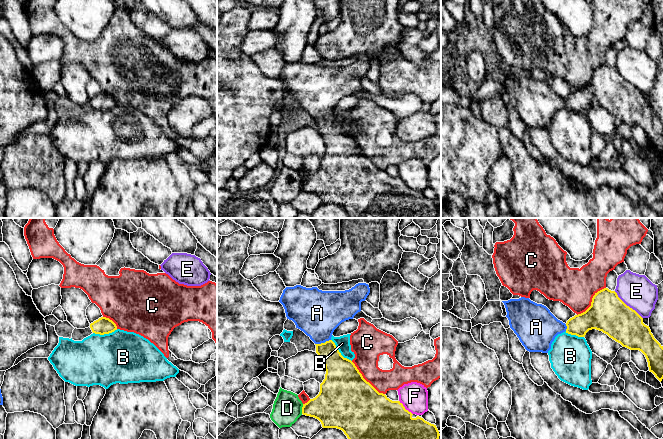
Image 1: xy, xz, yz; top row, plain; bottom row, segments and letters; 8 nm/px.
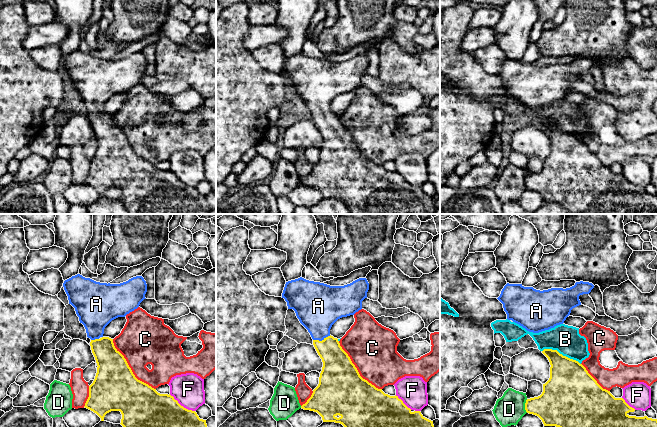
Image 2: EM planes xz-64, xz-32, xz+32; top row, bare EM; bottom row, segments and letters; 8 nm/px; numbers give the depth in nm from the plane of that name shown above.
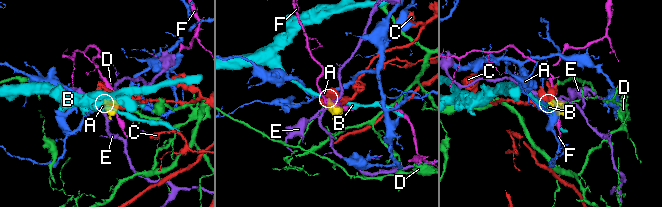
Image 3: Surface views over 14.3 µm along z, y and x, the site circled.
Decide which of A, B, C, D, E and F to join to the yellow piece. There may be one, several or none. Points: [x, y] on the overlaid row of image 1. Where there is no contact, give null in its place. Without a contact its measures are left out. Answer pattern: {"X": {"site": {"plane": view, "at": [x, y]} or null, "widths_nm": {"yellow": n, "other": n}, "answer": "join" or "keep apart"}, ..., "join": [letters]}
{"A": {"site": {"plane": "xz", "at": [319, 344]}, "widths_nm": {"yellow": 200, "other": 380}, "answer": "join"}, "B": {"site": {"plane": "xz", "at": [339, 352]}, "widths_nm": {"yellow": 320, "other": 110}, "answer": "keep apart"}, "C": {"site": {"plane": "xz", "at": [365, 380]}, "widths_nm": {"yellow": 460, "other": 220}, "answer": "keep apart"}, "D": {"site": {"plane": "xz", "at": [302, 409]}, "widths_nm": {"yellow": 320, "other": 240}, "answer": "keep apart"}, "E": {"site": {"plane": "yz", "at": [628, 306]}, "widths_nm": {"yellow": 300, "other": 280}, "answer": "keep apart"}, "F": {"site": {"plane": "xz", "at": [404, 408]}, "widths_nm": {"yellow": 360, "other": 220}, "answer": "keep apart"}, "join": ["A"]}

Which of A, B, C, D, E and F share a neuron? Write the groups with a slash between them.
A / B / C / D / E / F

